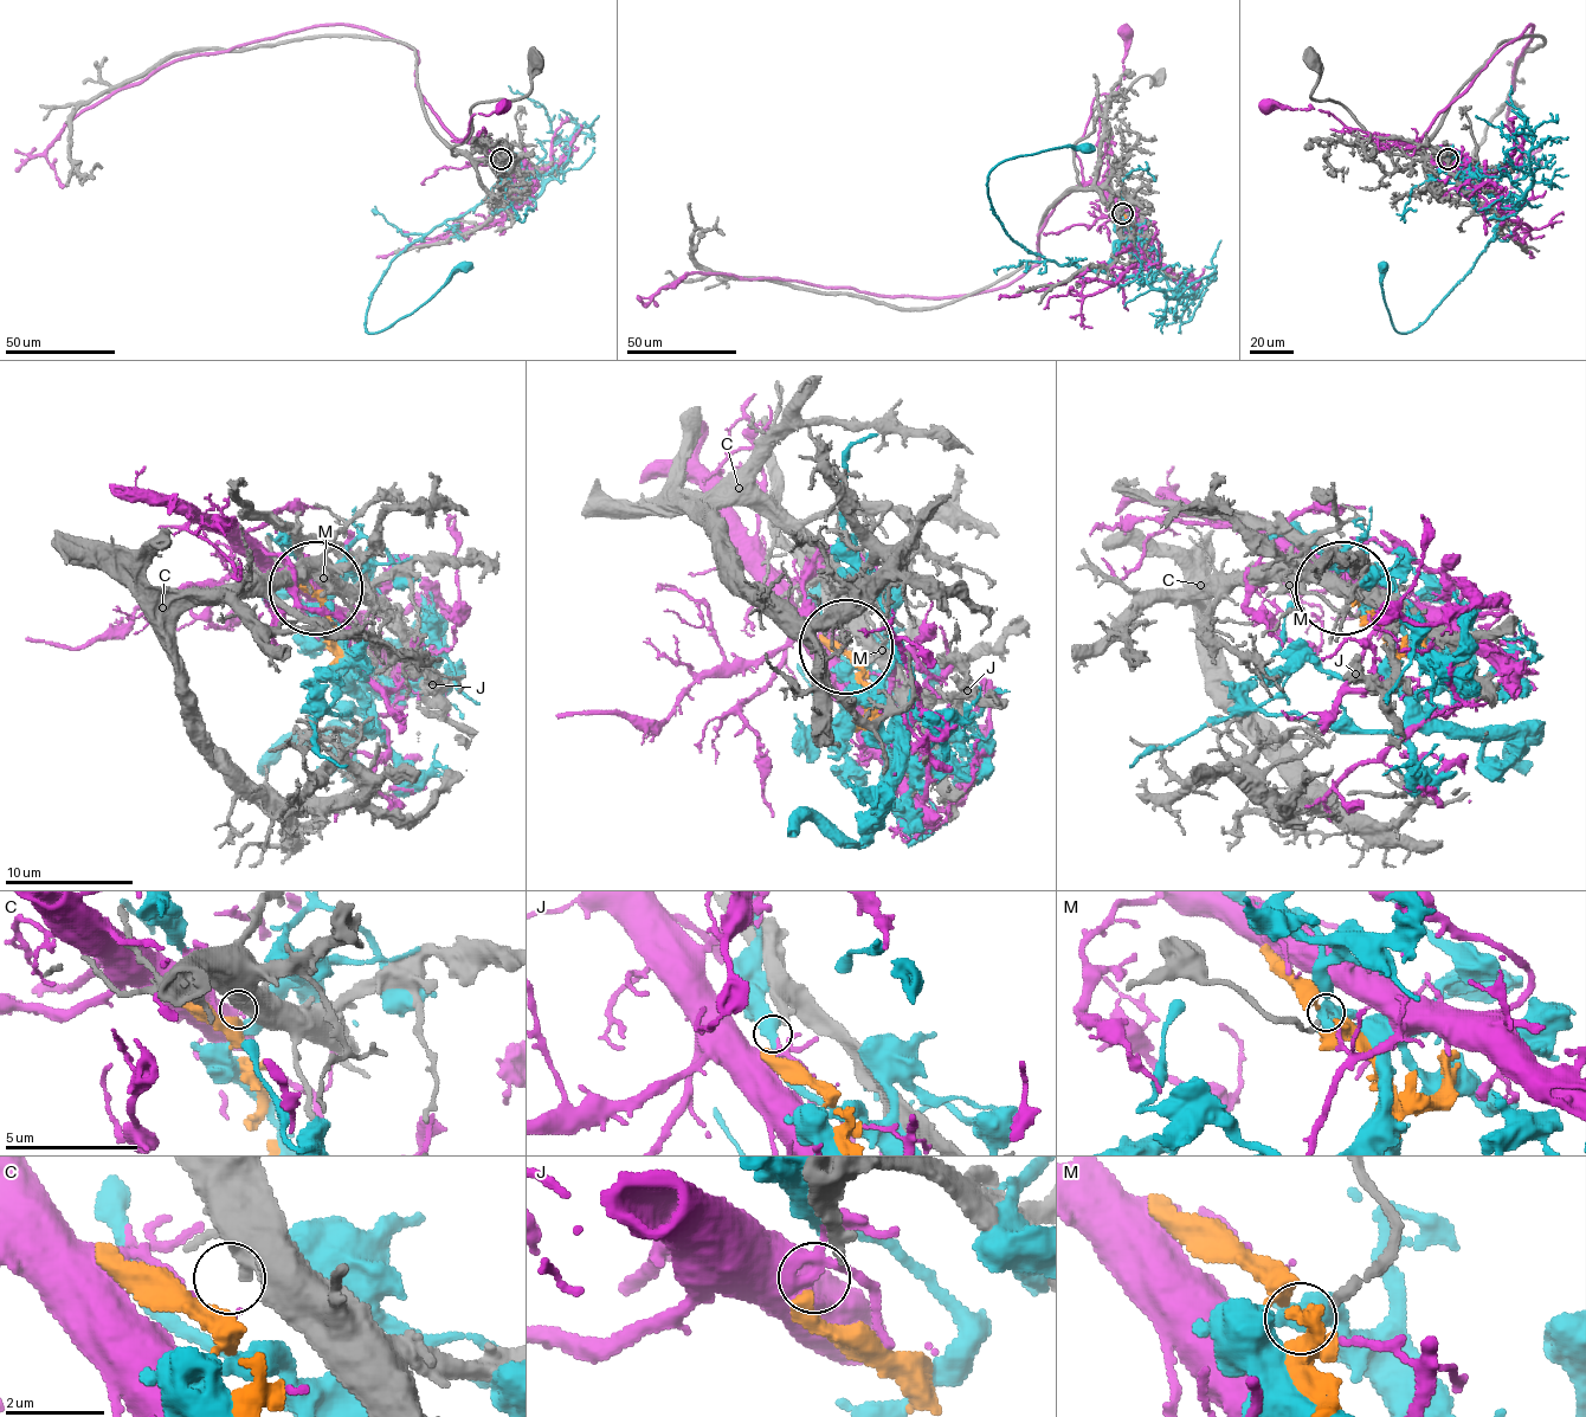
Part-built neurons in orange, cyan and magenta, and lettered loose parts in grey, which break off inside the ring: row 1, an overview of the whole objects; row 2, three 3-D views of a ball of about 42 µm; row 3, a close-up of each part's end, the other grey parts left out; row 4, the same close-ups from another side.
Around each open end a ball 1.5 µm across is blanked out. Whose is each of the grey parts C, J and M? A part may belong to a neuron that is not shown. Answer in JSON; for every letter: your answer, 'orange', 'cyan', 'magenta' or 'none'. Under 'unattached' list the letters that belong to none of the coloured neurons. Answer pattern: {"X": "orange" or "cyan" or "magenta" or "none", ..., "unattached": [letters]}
{"C": "none", "J": "orange", "M": "cyan", "unattached": ["C"]}

